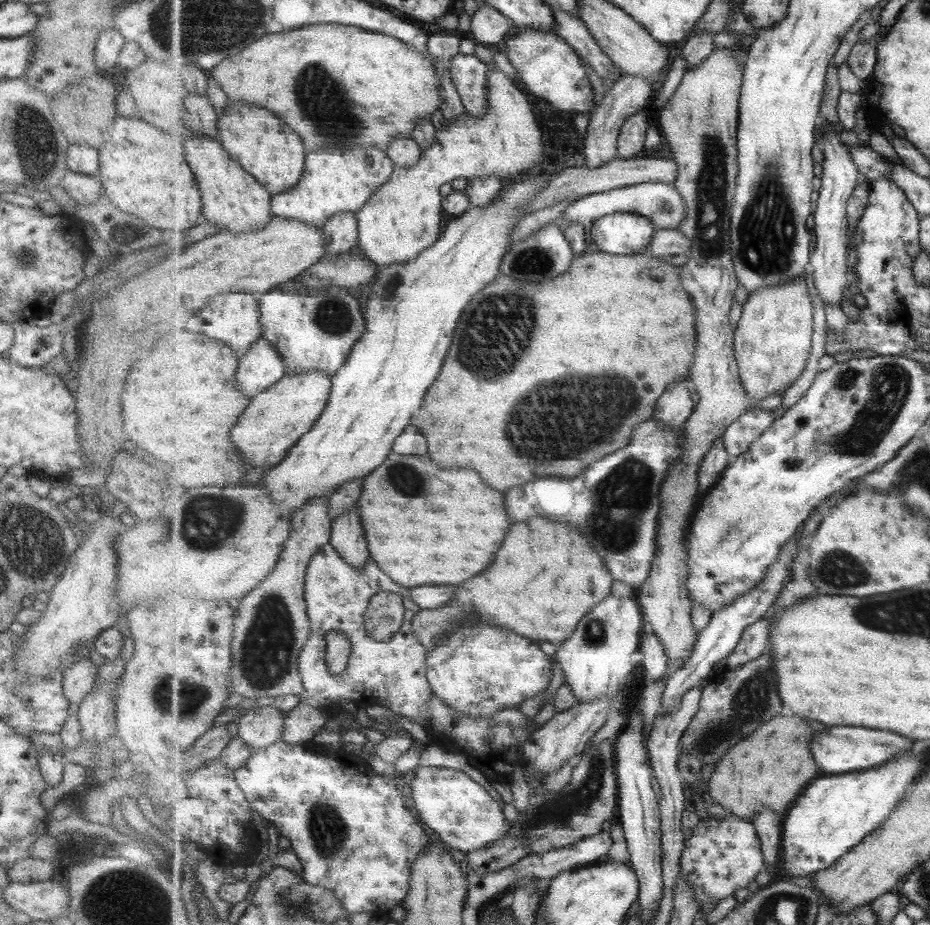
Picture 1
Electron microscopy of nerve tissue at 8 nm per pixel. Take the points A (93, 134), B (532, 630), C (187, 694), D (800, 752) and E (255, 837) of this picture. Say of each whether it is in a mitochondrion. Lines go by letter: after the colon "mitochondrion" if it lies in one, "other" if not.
A: other
B: other
C: mitochondrion
D: other
E: other

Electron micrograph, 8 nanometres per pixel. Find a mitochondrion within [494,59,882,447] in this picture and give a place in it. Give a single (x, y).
(767, 229)

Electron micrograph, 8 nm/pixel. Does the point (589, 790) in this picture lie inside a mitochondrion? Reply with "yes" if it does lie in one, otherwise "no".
yes

